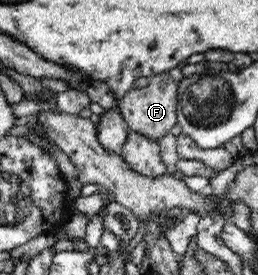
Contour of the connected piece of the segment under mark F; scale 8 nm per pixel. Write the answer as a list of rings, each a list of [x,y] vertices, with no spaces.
[[[167,72],[148,78],[148,83],[144,87],[129,90],[117,105],[130,131],[141,133],[157,142],[170,134],[171,129],[178,124],[177,89],[177,81]]]

